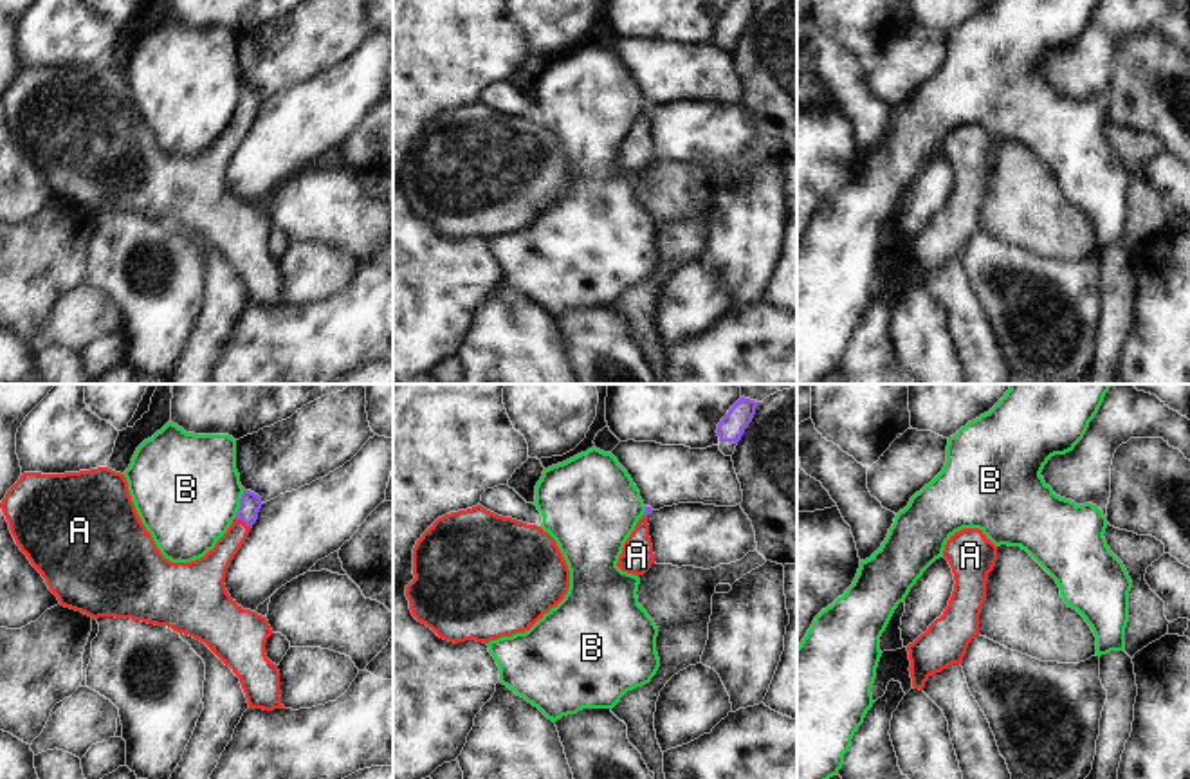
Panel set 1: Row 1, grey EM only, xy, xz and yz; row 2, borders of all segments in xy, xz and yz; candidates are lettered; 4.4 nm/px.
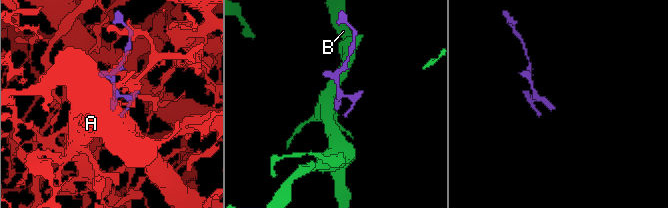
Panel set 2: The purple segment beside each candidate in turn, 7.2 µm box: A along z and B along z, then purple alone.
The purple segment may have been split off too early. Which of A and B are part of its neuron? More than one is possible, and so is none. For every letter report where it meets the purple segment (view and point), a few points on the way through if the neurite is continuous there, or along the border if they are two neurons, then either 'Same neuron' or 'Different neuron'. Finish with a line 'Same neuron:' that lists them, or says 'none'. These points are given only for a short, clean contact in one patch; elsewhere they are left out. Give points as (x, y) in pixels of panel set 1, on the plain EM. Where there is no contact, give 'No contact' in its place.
A: Touches purple at xy (244, 118). Path across: xy (249, 101), (244, 118), (213, 163). Same neuron
B: Touches purple at xy (240, 100). Boundary: xy (244, 85), (235, 112). Different neuron
Same neuron: A.

